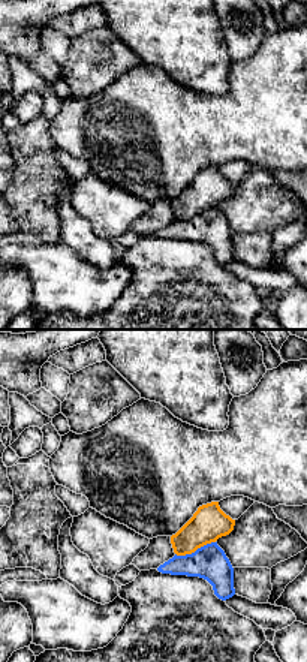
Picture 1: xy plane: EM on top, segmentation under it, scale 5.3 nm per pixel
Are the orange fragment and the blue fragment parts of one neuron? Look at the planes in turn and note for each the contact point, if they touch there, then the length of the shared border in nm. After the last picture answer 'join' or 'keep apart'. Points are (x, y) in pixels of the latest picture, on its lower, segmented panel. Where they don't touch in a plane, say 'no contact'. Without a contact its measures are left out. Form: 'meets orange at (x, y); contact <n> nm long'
meets orange at (195, 550); contact 220 nm long

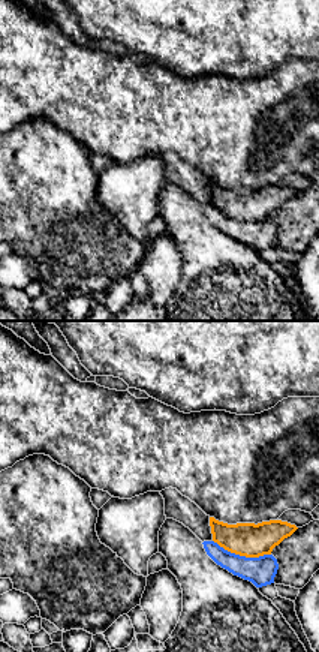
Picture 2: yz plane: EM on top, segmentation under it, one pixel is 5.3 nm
meets orange at (241, 555); contact 320 nm long

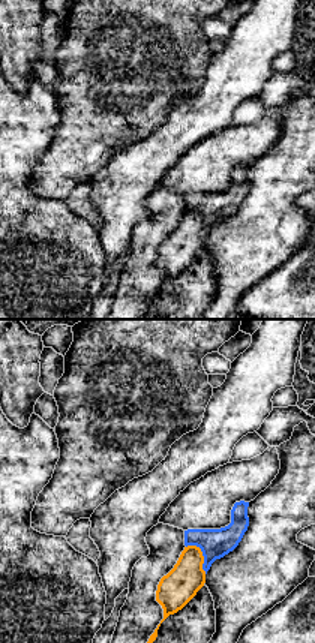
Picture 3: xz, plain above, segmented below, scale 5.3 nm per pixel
meets orange at (201, 555); contact 190 nm long

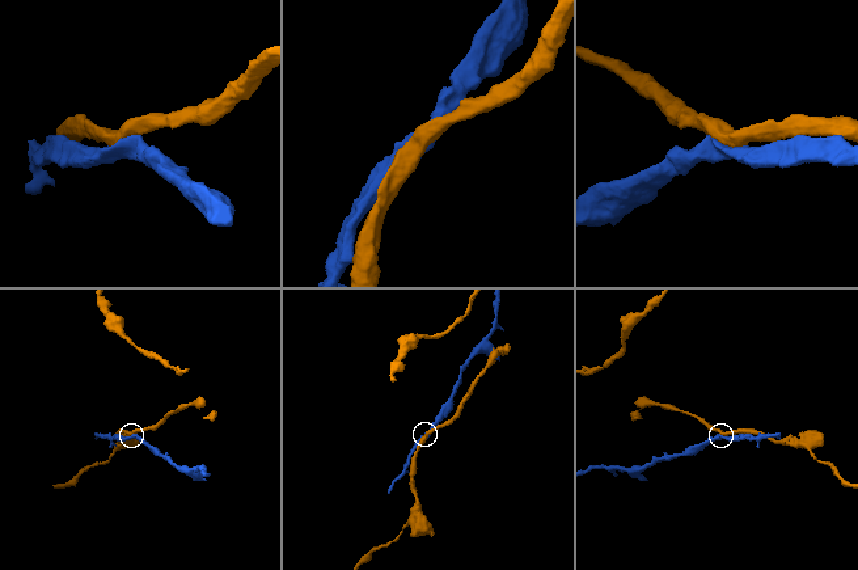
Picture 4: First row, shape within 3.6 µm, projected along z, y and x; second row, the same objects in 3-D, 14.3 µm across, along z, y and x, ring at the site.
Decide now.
join

